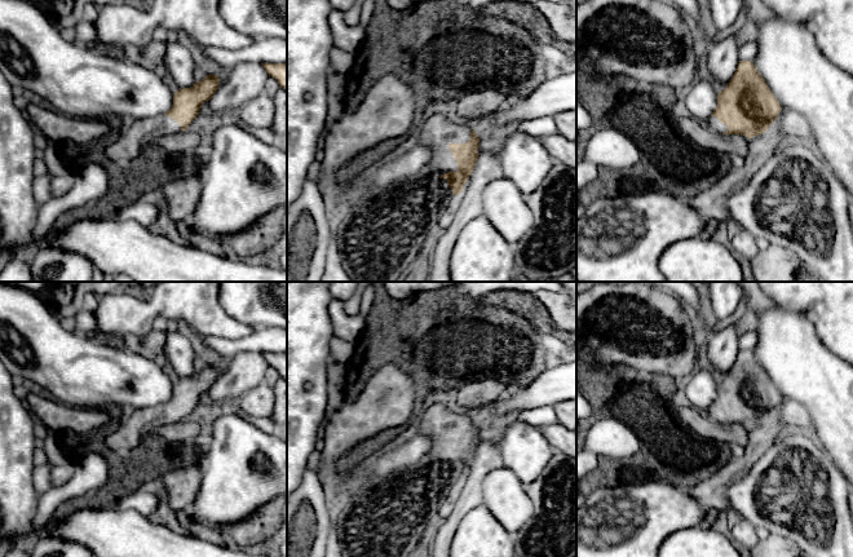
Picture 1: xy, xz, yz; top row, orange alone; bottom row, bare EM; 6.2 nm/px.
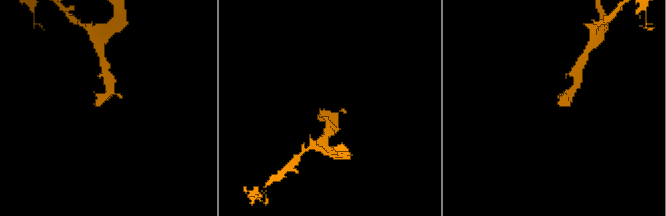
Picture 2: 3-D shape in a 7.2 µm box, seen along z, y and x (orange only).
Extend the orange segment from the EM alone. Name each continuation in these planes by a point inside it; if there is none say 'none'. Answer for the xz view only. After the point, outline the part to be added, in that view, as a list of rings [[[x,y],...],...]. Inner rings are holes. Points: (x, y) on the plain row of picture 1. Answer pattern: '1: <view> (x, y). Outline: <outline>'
1: xz (392, 517). Outline: [[[434,405],[416,420],[412,430],[430,436],[433,448],[414,467],[389,479],[368,479],[357,485],[339,500],[333,509],[333,530],[342,557],[411,557],[423,544],[433,521],[439,520],[446,505],[447,490],[454,486],[447,469],[441,465],[456,461],[458,452],[448,438],[450,433],[465,433],[470,429],[470,417],[450,412],[442,405]]]

